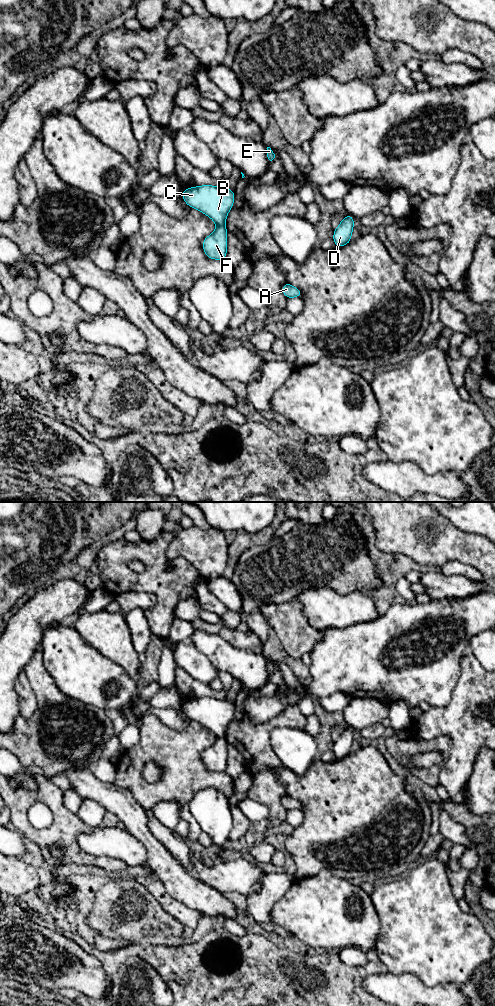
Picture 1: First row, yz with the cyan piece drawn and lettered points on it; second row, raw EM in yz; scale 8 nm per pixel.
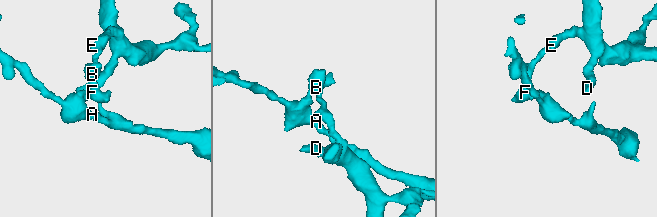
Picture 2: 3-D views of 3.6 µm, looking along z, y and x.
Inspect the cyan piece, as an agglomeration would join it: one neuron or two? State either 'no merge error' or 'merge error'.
merge error

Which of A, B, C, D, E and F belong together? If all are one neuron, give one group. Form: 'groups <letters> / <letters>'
groups A F / B C D E

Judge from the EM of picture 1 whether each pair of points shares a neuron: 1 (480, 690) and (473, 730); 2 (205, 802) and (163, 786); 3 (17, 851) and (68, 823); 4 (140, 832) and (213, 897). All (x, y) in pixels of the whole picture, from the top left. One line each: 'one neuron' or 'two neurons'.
1: one neuron
2: two neurons
3: two neurons
4: one neuron

